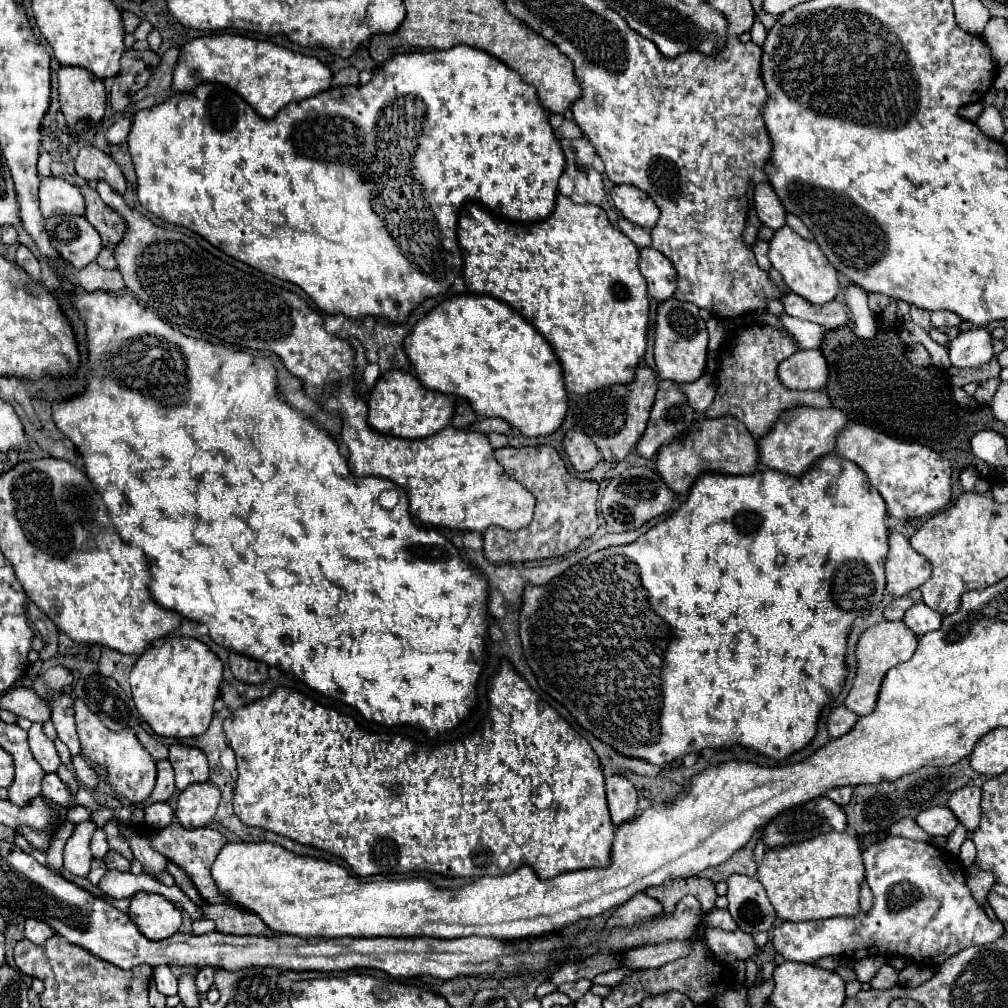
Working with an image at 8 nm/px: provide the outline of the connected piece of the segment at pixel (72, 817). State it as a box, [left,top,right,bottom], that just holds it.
[67,806,92,823]

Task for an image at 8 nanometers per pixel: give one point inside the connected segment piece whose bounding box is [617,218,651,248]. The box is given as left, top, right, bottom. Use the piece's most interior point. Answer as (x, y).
(641, 238)

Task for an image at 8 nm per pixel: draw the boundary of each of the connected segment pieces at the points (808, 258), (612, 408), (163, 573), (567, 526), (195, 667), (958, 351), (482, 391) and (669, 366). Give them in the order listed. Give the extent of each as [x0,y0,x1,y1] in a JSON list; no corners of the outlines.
[[769,226,839,306],[571,366,659,462],[53,290,491,738],[483,444,597,564],[131,638,223,736],[949,328,993,368],[405,294,567,438],[655,298,709,384]]

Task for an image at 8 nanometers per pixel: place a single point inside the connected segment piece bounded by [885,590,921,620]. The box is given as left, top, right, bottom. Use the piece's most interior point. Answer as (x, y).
(896, 610)

